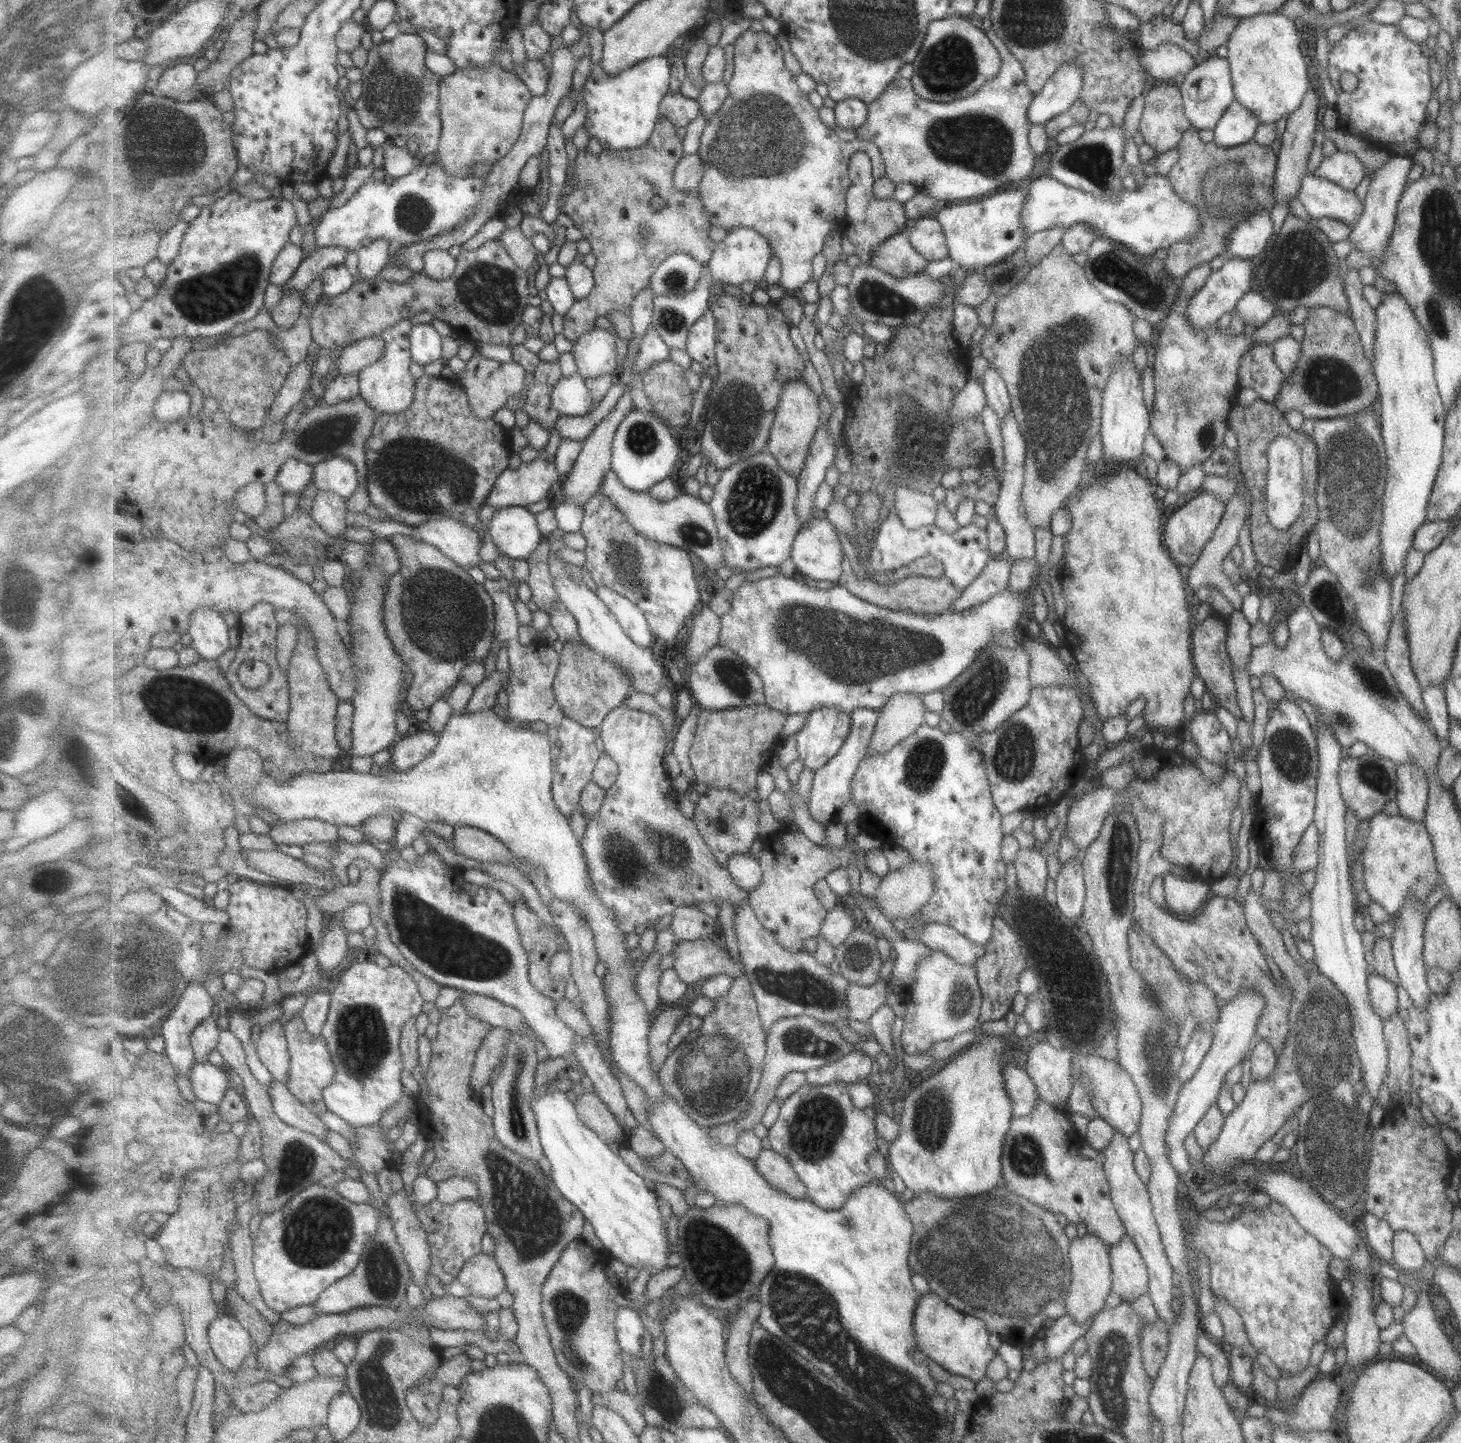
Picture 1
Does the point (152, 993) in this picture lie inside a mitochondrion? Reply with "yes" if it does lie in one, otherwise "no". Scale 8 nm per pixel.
yes

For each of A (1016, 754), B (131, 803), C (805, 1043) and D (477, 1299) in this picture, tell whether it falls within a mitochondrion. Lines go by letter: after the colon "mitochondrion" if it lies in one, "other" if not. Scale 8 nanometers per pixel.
A: mitochondrion
B: mitochondrion
C: mitochondrion
D: other

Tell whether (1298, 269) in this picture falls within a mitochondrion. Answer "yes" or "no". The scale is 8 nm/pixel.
yes

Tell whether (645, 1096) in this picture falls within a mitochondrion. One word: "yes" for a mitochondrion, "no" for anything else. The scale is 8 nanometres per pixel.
no

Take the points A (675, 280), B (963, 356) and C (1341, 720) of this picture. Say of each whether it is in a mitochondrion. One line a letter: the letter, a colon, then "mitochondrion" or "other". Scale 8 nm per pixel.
A: mitochondrion
B: other
C: mitochondrion

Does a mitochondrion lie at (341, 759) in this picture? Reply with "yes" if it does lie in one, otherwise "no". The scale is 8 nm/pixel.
no

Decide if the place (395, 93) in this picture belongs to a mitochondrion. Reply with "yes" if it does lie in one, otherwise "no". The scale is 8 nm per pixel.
yes

